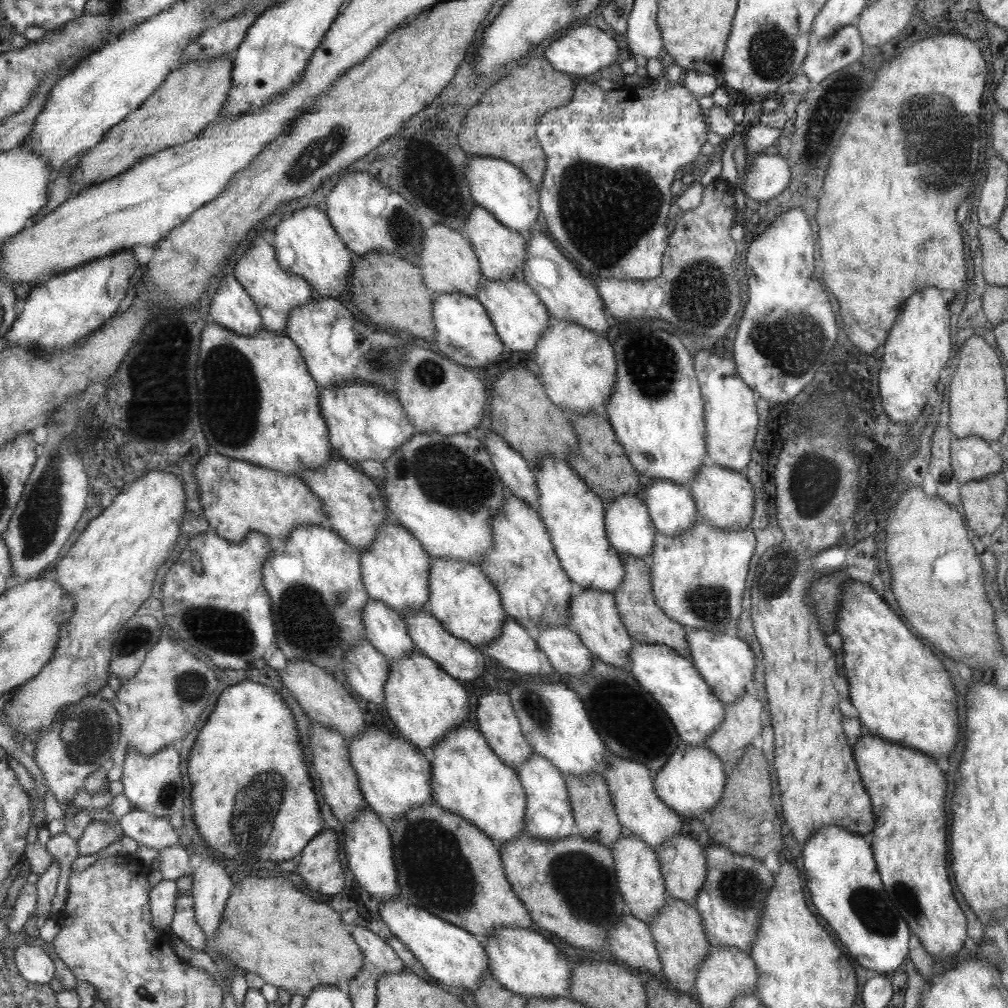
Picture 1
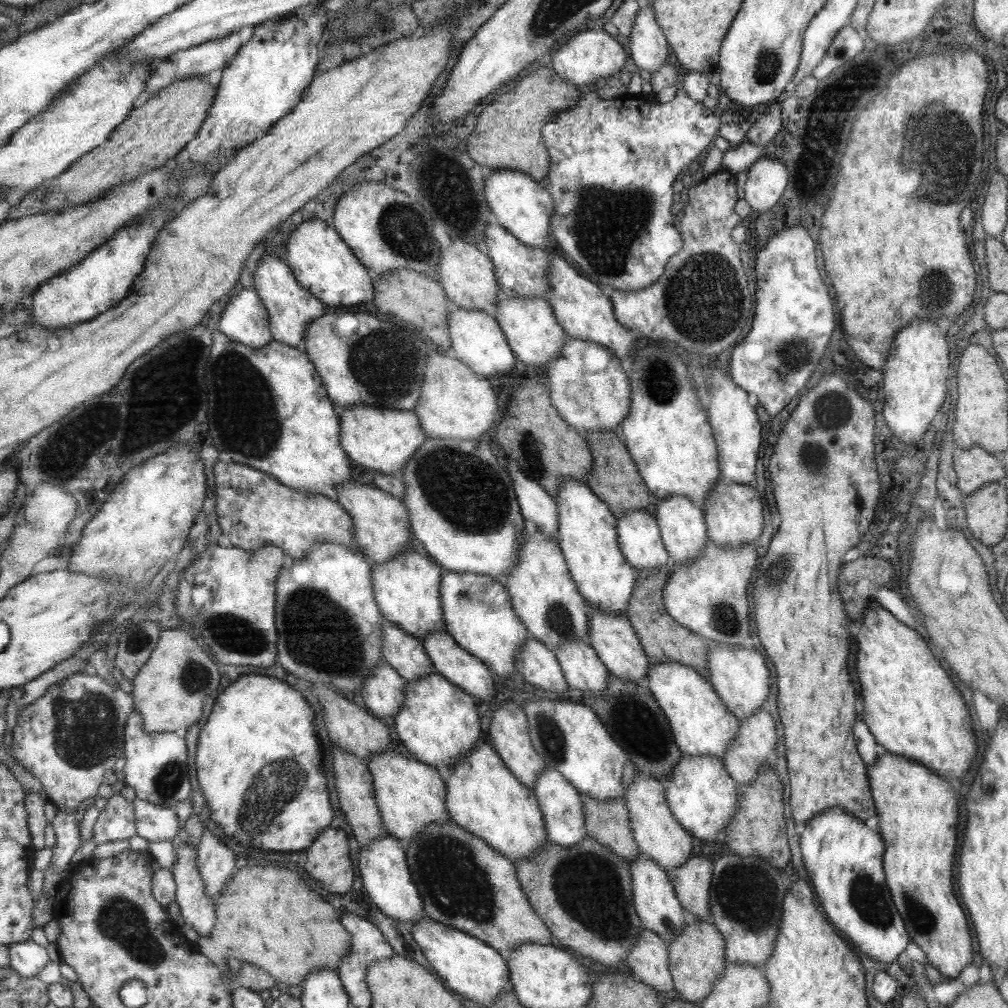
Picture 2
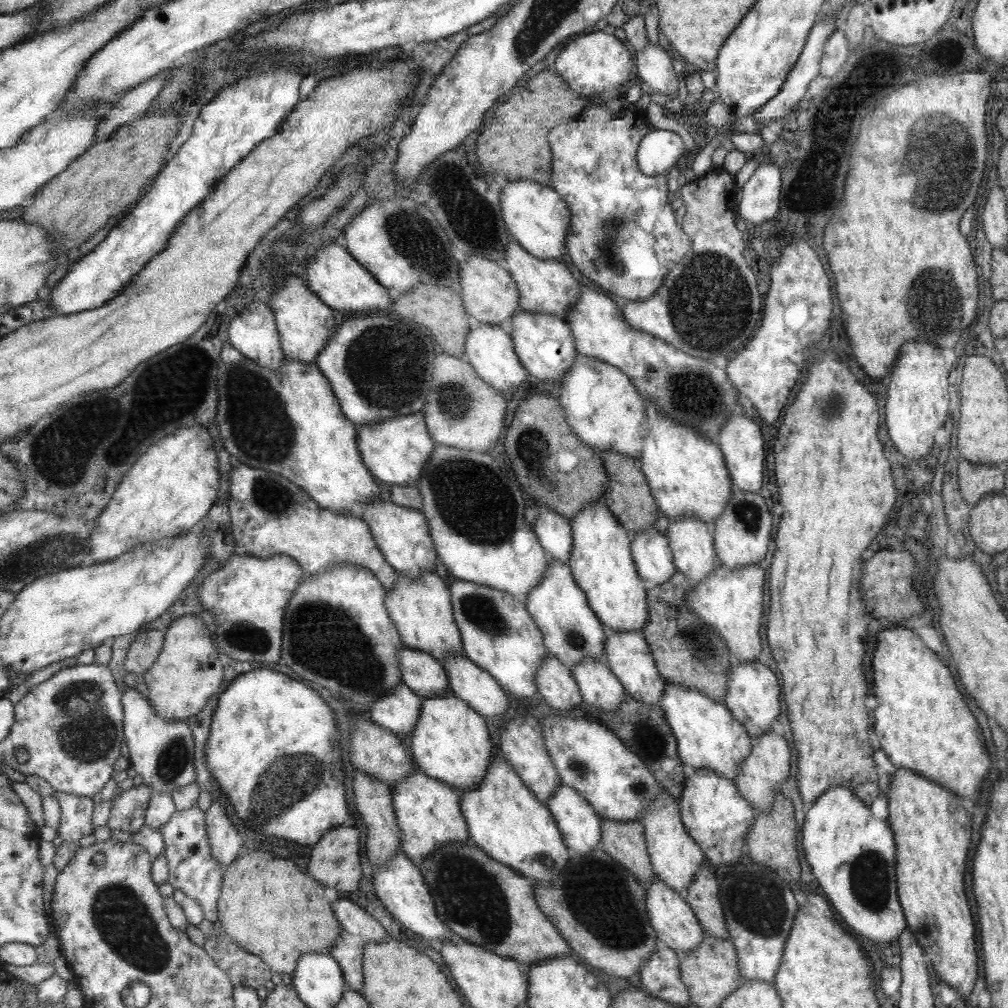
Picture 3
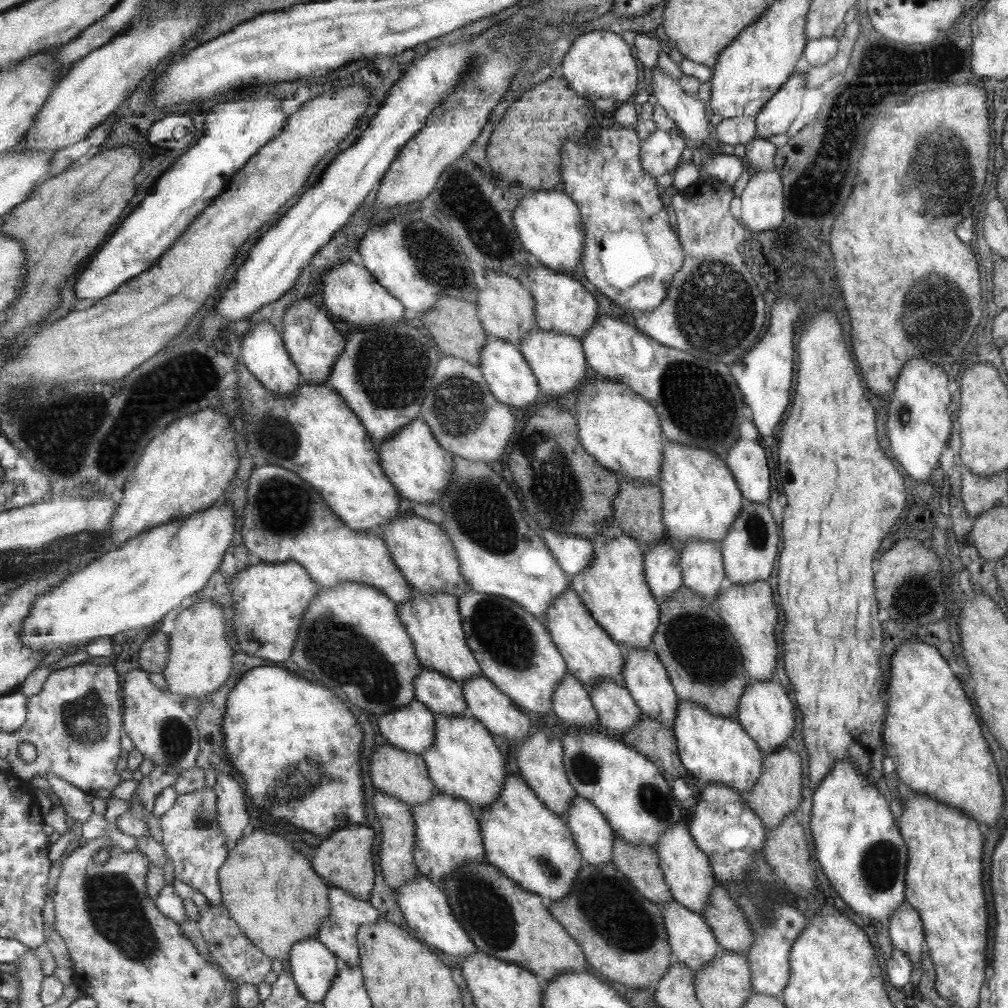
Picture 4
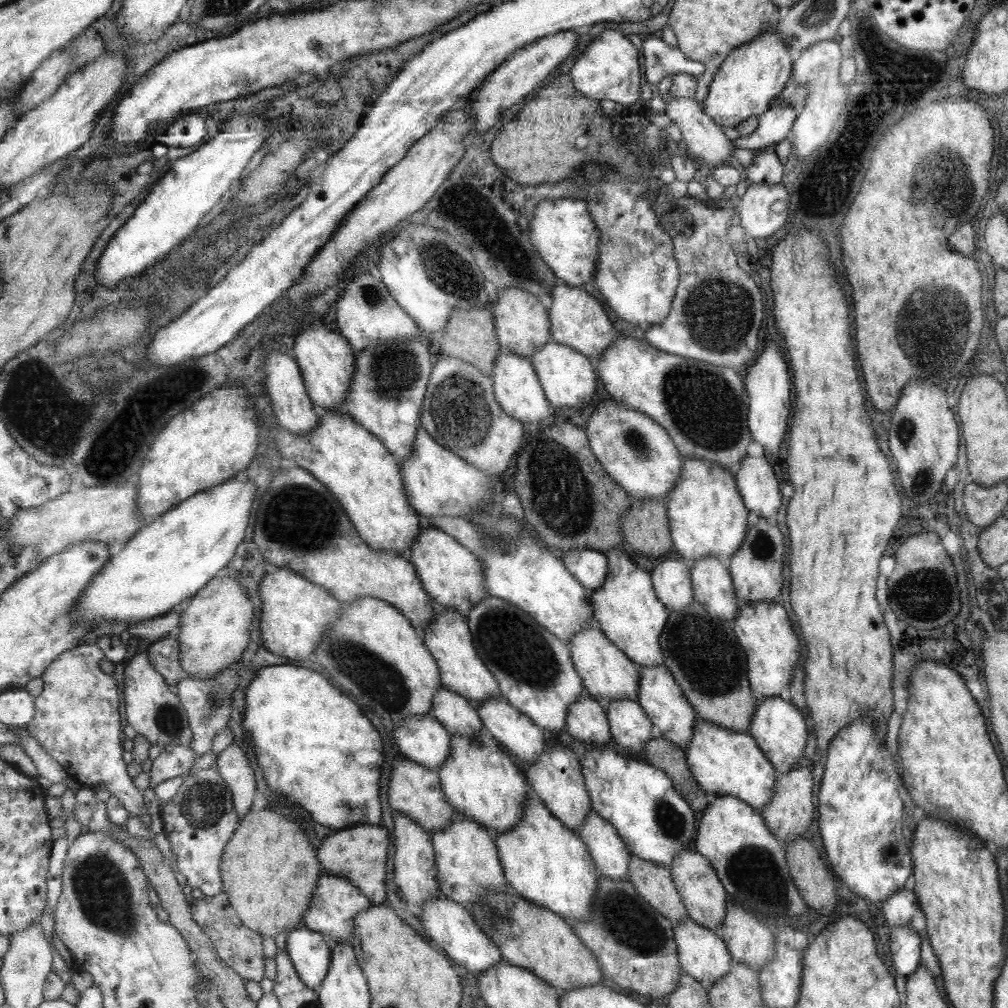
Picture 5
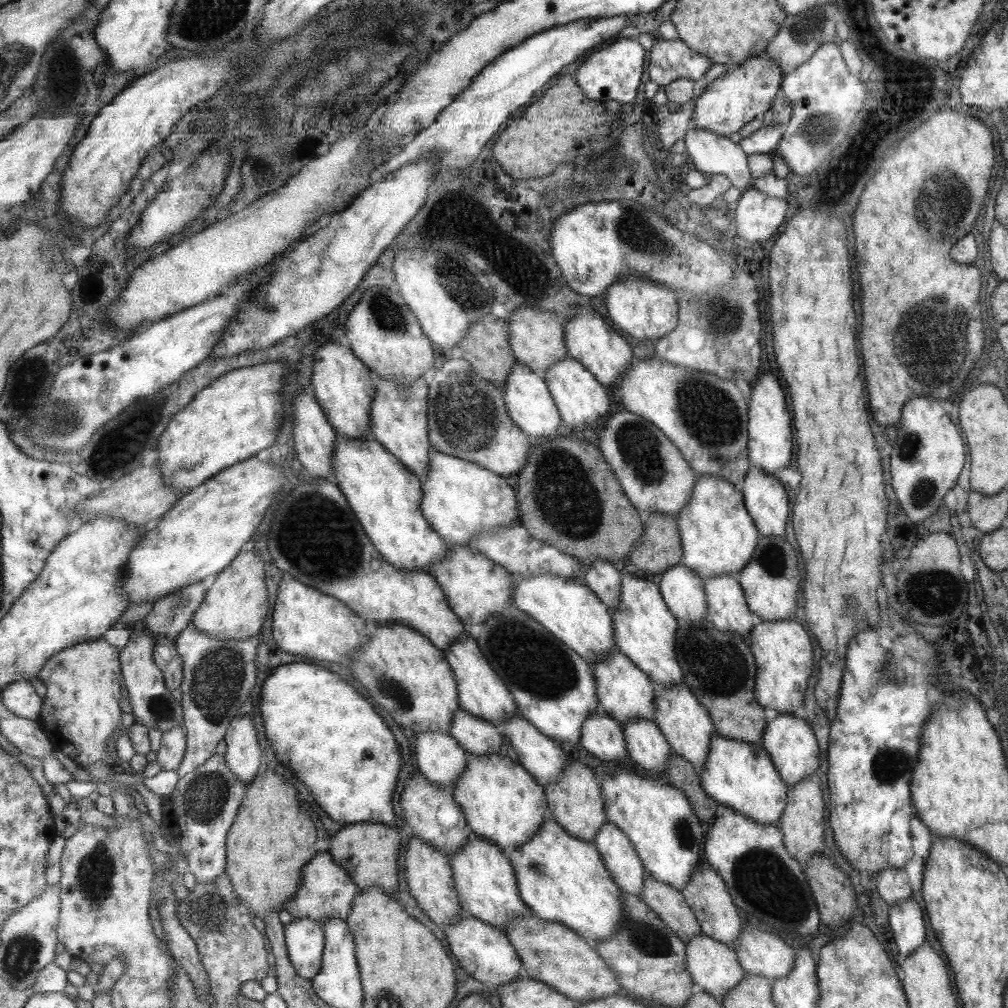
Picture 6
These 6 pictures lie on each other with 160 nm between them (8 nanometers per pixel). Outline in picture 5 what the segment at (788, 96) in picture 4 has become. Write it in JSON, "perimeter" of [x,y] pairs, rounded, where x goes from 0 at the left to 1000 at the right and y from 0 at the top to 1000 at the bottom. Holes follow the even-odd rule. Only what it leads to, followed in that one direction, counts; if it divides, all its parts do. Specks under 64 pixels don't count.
{"perimeter":[[[772,96],[766,100],[762,110],[751,117],[751,127],[741,135],[733,135],[727,140],[731,147],[741,147],[748,152],[764,148],[771,141],[781,137],[785,123],[789,119],[787,108]]]}

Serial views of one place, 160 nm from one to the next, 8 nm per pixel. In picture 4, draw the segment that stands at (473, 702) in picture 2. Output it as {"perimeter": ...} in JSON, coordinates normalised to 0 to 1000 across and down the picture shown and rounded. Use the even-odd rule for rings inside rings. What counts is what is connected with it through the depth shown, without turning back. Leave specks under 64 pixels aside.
{"perimeter":[[[465,707],[457,710],[434,708],[431,739],[419,751],[434,784],[463,796],[473,806],[495,795],[505,771],[503,754],[491,738],[488,725]]]}

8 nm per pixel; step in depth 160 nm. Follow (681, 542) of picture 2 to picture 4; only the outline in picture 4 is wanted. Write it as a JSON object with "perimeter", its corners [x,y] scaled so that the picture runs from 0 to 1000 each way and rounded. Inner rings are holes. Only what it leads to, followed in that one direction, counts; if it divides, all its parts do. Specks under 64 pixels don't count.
{"perimeter":[[[685,536],[676,546],[674,554],[678,580],[697,594],[709,596],[719,573],[713,541]]]}

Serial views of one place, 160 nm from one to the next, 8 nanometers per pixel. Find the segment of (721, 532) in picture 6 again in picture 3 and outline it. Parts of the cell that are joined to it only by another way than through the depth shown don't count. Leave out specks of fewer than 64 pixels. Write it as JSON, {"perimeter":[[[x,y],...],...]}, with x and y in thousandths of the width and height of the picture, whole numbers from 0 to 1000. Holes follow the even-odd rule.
{"perimeter":[[[647,401],[642,405],[642,412],[643,426],[639,431],[639,440],[636,448],[626,454],[634,456],[656,511],[666,517],[688,513],[700,520],[709,519],[726,492],[724,472],[721,472],[722,465],[717,460],[718,452],[715,452],[714,444],[686,423],[679,423],[663,415],[662,411],[652,409]]]}

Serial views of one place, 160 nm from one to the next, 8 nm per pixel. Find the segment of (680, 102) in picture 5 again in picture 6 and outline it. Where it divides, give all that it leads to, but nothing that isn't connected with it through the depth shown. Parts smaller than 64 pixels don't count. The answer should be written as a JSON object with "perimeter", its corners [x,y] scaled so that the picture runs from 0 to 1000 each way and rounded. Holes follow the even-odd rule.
{"perimeter":[[[687,123],[680,128],[678,141],[681,154],[686,156],[690,169],[701,175],[719,175],[724,184],[733,187],[734,190],[745,187],[741,155],[737,153],[733,142],[727,142],[706,130],[689,127]]]}

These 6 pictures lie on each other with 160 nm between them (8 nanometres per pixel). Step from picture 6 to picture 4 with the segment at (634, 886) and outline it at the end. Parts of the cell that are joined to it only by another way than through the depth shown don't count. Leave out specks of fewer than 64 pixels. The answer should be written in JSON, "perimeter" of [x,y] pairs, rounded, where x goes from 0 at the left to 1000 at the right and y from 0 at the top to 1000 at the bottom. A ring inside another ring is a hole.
{"perimeter":[[[571,790],[559,813],[567,824],[568,835],[578,855],[592,859],[607,853],[610,825],[591,800]]]}

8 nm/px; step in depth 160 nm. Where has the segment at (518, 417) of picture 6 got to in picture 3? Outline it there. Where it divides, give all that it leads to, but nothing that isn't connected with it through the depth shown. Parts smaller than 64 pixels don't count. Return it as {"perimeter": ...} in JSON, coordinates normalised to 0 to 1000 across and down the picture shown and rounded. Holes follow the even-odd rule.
{"perimeter":[[[472,319],[465,330],[461,346],[461,356],[471,364],[473,371],[491,387],[507,389],[521,379],[523,371],[519,367],[520,362],[516,357],[513,357],[514,353],[509,344],[509,334],[504,324]]]}

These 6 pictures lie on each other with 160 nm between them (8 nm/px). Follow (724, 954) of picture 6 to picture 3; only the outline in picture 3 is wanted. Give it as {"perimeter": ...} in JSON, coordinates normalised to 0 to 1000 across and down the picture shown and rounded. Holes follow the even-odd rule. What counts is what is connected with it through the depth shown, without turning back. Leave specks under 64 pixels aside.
{"perimeter":[[[653,870],[641,881],[640,899],[642,900],[648,923],[651,924],[652,935],[658,936],[666,942],[671,943],[674,950],[680,944],[685,944],[685,942],[691,940],[698,934],[698,922],[690,911],[687,900],[679,894],[676,887],[672,887],[666,880],[660,879]]]}

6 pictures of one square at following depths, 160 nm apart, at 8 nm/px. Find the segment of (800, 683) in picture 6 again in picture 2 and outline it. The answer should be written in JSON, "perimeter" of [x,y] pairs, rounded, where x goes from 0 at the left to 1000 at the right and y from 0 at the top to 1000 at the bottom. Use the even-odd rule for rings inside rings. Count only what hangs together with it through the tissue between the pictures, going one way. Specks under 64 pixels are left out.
{"perimeter":[[[703,537],[691,556],[686,560],[669,561],[669,566],[665,569],[662,580],[657,585],[659,604],[676,621],[702,633],[705,637],[738,640],[741,629],[743,629],[741,583],[744,583],[745,567],[747,567],[749,558],[751,558],[750,544],[747,544],[747,541],[735,541],[731,545],[719,546],[719,544],[711,543]]]}

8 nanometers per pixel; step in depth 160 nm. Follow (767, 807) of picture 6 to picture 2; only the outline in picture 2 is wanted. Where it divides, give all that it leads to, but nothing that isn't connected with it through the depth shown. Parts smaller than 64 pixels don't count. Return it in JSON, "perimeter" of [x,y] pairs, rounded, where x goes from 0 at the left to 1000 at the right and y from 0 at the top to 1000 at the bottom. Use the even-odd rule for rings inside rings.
{"perimeter":[[[654,657],[646,659],[643,664],[639,680],[645,685],[647,691],[652,695],[653,701],[662,713],[670,740],[678,749],[682,750],[708,750],[718,752],[722,739],[731,730],[734,720],[733,713],[727,709],[718,697],[715,696],[709,683],[693,667],[688,665],[679,658],[674,657]]]}

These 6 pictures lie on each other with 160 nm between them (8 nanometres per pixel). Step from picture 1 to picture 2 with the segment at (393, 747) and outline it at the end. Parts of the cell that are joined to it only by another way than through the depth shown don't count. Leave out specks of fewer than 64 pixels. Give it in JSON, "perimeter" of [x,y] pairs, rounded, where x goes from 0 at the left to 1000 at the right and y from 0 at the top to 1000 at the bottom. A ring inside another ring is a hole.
{"perimeter":[[[389,743],[386,744],[386,748],[383,750],[380,747],[371,750],[369,755],[364,756],[364,758],[367,760],[371,770],[372,792],[377,800],[385,827],[395,831],[397,834],[408,835],[412,830],[422,825],[425,819],[433,815],[446,815],[447,809],[443,800],[444,780],[441,774],[438,772],[434,761],[422,758],[411,751],[406,753],[391,748]]]}

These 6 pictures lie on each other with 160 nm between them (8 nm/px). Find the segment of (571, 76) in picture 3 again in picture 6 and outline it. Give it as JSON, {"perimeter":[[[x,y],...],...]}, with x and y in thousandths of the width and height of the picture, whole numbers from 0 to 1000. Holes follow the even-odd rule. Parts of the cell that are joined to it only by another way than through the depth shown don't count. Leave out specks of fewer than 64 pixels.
{"perimeter":[[[614,36],[612,42],[602,44],[594,52],[590,51],[590,54],[586,54],[586,58],[574,65],[570,75],[572,75],[572,81],[576,81],[575,88],[579,90],[582,97],[598,102],[601,99],[610,99],[616,104],[628,101],[632,87],[636,83],[634,79],[636,79],[638,62],[640,62],[638,56],[640,56],[640,50],[632,42]]]}

